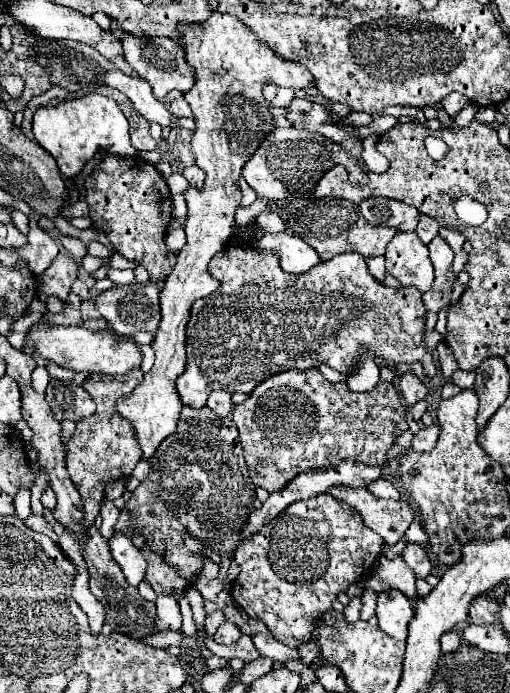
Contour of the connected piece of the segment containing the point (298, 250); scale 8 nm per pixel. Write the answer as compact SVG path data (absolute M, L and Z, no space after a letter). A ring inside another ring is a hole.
M251 220L253 236L247 240L247 246L257 252L273 252L279 256L283 272L303 274L321 262L319 254L301 238L287 232L267 232L257 220Z

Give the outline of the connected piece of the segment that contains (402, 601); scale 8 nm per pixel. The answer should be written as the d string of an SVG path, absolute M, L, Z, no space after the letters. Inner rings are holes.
M385 590L379 594L377 600L377 618L379 618L379 628L397 640L407 638L407 624L413 618L413 606L411 600L399 592L399 590Z

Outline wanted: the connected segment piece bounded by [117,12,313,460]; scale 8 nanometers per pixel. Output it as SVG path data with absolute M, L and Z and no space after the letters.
M211 12L205 22L183 24L179 26L179 32L187 64L195 70L195 86L187 90L185 100L195 116L191 150L197 166L205 170L205 182L201 188L189 186L185 190L189 212L185 222L187 244L179 252L173 271L161 290L161 324L151 342L155 364L137 388L117 402L119 414L135 426L145 460L149 460L161 440L175 430L177 418L183 410L183 402L179 402L179 392L175 390L175 380L185 370L185 326L191 316L191 306L219 286L219 280L209 274L207 266L211 258L225 248L233 232L235 210L242 198L238 185L241 168L257 150L263 136L275 128L273 116L267 112L269 104L261 98L261 88L267 82L287 88L305 88L313 82L307 68L299 66L299 62L277 58L275 50L265 46L267 42L259 42L247 24L221 12Z

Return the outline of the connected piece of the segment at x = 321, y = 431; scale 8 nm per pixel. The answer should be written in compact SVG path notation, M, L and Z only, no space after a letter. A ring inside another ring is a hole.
M317 368L287 370L263 380L243 404L233 408L231 418L239 430L249 476L255 486L261 486L267 492L281 490L303 470L339 466L343 458L355 458L355 462L363 462L367 466L381 466L387 460L387 452L395 446L395 440L409 428L405 422L405 408L393 384L379 382L375 390L357 394L351 392L345 382L327 382Z

